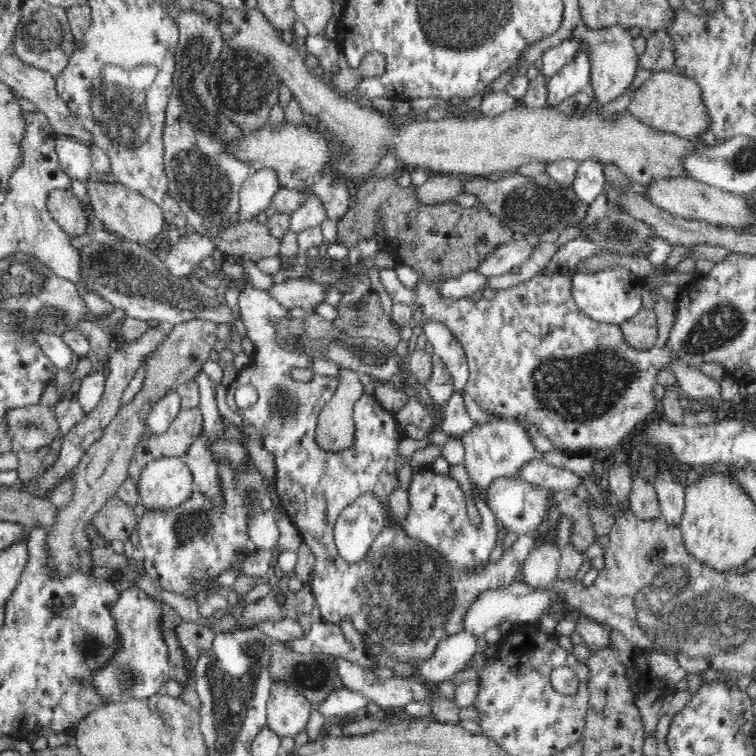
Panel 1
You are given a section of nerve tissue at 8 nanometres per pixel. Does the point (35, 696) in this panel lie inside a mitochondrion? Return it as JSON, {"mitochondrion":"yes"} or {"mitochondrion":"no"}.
{"mitochondrion":"no"}

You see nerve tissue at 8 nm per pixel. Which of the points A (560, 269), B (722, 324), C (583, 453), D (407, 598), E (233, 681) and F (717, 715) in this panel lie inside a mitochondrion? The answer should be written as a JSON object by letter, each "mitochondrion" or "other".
{"A":"other","B":"mitochondrion","C":"other","D":"mitochondrion","E":"mitochondrion","F":"other"}

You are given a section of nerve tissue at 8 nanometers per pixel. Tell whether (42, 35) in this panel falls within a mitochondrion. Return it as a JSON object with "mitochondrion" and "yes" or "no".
{"mitochondrion":"yes"}

